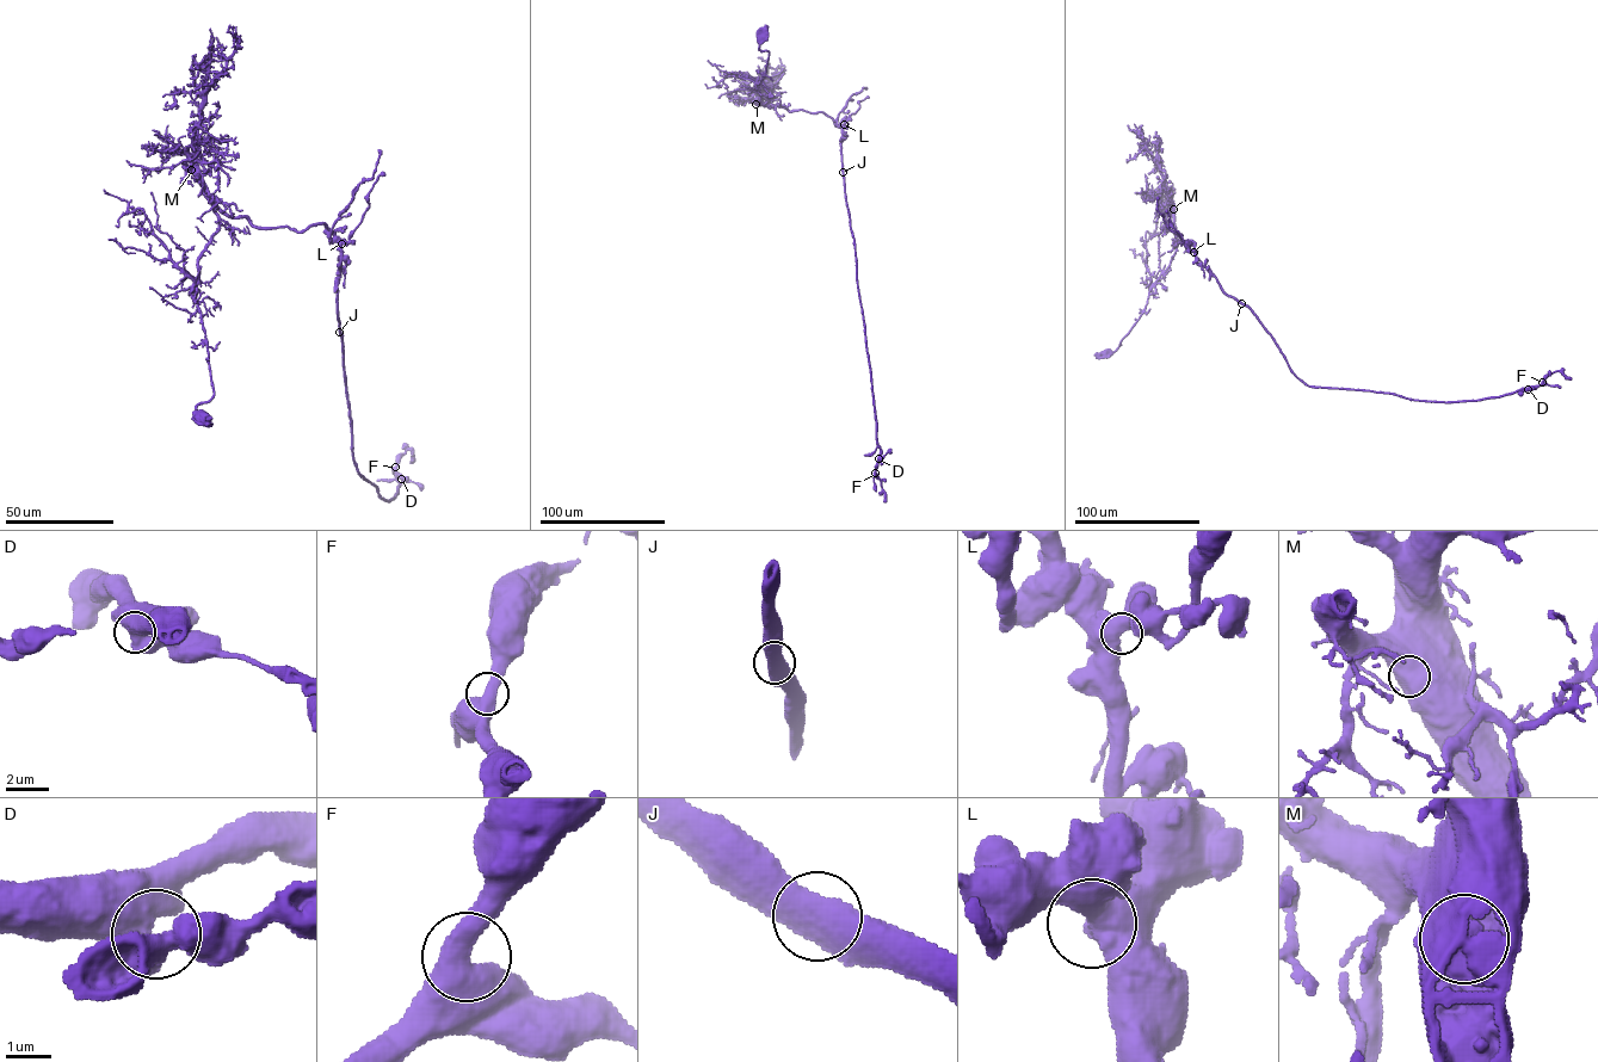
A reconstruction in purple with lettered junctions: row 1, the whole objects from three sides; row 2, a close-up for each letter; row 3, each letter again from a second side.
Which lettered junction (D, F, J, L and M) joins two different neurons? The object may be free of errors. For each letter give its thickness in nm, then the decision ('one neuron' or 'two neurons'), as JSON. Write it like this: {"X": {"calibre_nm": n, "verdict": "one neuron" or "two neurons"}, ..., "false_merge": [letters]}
{"D": {"calibre_nm": 650, "verdict": "one neuron"}, "F": {"calibre_nm": 600, "verdict": "one neuron"}, "J": {"calibre_nm": 600, "verdict": "one neuron"}, "L": {"calibre_nm": 650, "verdict": "one neuron"}, "M": {"calibre_nm": 1200, "verdict": "one neuron"}, "false_merge": []}

